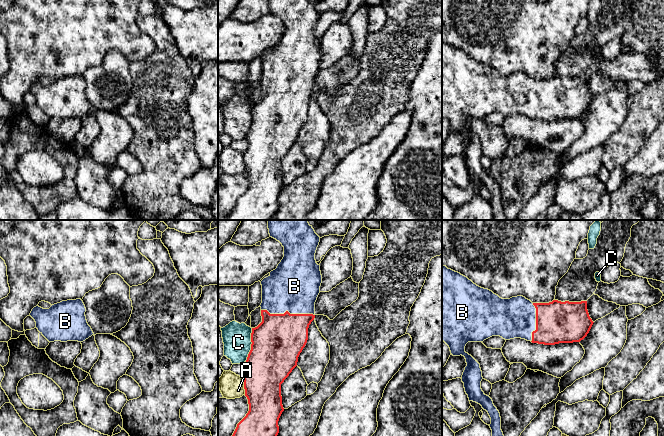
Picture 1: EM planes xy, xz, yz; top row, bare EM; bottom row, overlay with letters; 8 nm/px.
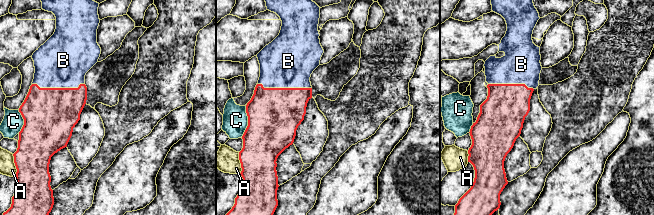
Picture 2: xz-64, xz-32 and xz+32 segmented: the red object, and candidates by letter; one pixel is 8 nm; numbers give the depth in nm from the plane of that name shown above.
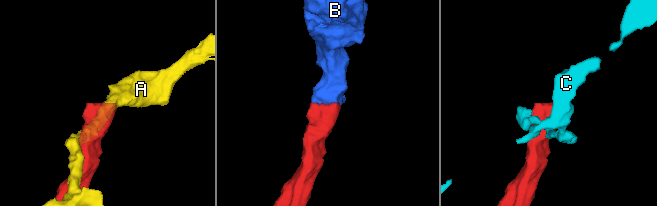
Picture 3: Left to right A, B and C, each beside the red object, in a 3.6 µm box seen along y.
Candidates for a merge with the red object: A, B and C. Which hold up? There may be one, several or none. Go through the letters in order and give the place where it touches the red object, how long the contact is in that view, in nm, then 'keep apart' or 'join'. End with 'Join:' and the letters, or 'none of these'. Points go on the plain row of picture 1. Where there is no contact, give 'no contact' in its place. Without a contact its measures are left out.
A: xz (244, 162) | 150 nm | keep apart
B: xz (287, 87) | 440 nm | join
C: xz (251, 121) | 280 nm | keep apart
Join: B

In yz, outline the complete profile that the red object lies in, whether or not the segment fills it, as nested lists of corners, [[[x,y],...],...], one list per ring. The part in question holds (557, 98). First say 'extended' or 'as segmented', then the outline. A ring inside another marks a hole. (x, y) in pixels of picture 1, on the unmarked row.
extended; [[[442,42],[442,117],[450,124],[453,132],[464,132],[467,142],[462,151],[465,168],[469,177],[476,178],[486,186],[491,194],[489,201],[492,206],[492,220],[508,220],[501,206],[501,193],[497,184],[494,182],[492,175],[485,171],[481,165],[482,147],[480,140],[468,129],[465,128],[465,122],[468,118],[483,118],[492,112],[500,112],[505,116],[521,114],[532,119],[555,121],[559,119],[580,118],[589,109],[593,97],[587,86],[587,77],[581,78],[561,78],[553,76],[549,79],[532,79],[523,72],[502,75],[488,65],[481,64],[474,60],[467,53]]]

